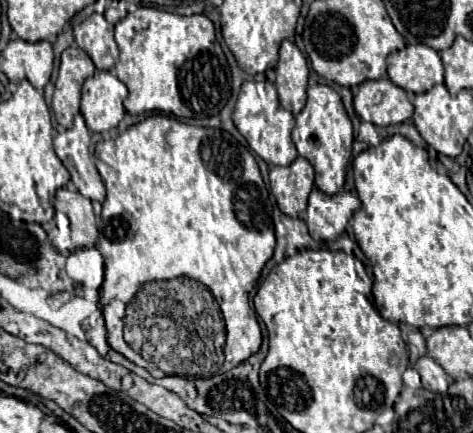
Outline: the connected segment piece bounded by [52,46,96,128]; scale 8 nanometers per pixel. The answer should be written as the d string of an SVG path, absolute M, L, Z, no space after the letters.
M70 46L62 52L62 62L56 80L56 92L52 100L52 112L58 124L72 126L74 116L80 110L80 90L86 78L94 74L94 62L78 46Z

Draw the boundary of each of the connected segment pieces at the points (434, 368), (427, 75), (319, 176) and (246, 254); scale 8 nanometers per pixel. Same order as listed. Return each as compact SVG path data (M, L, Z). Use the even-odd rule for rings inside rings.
M422 356L414 368L422 376L422 386L428 388L430 392L446 392L448 390L448 374L430 356Z
M426 44L406 46L402 52L392 52L386 58L390 80L406 92L426 92L444 82L444 68L440 54ZM394 68L400 68L400 72Z
M314 84L308 88L308 102L304 110L296 116L296 128L292 130L292 140L296 144L298 154L304 156L312 166L316 158L316 186L326 194L340 192L346 180L346 166L350 160L354 134L342 98L334 88L326 84Z
M152 114L130 126L118 138L98 142L94 154L96 168L106 184L98 248L102 250L100 254L106 264L100 304L106 320L108 344L134 364L146 368L155 378L164 377L161 370L152 370L152 364L148 364L148 360L140 360L140 356L136 356L136 352L132 352L132 348L124 342L124 306L144 282L188 276L208 286L222 308L228 334L223 348L225 372L256 354L262 344L262 330L256 320L256 312L250 310L248 292L254 288L264 264L272 258L276 236L272 224L272 202L268 200L270 194L248 148L220 128L192 126L166 114Z

